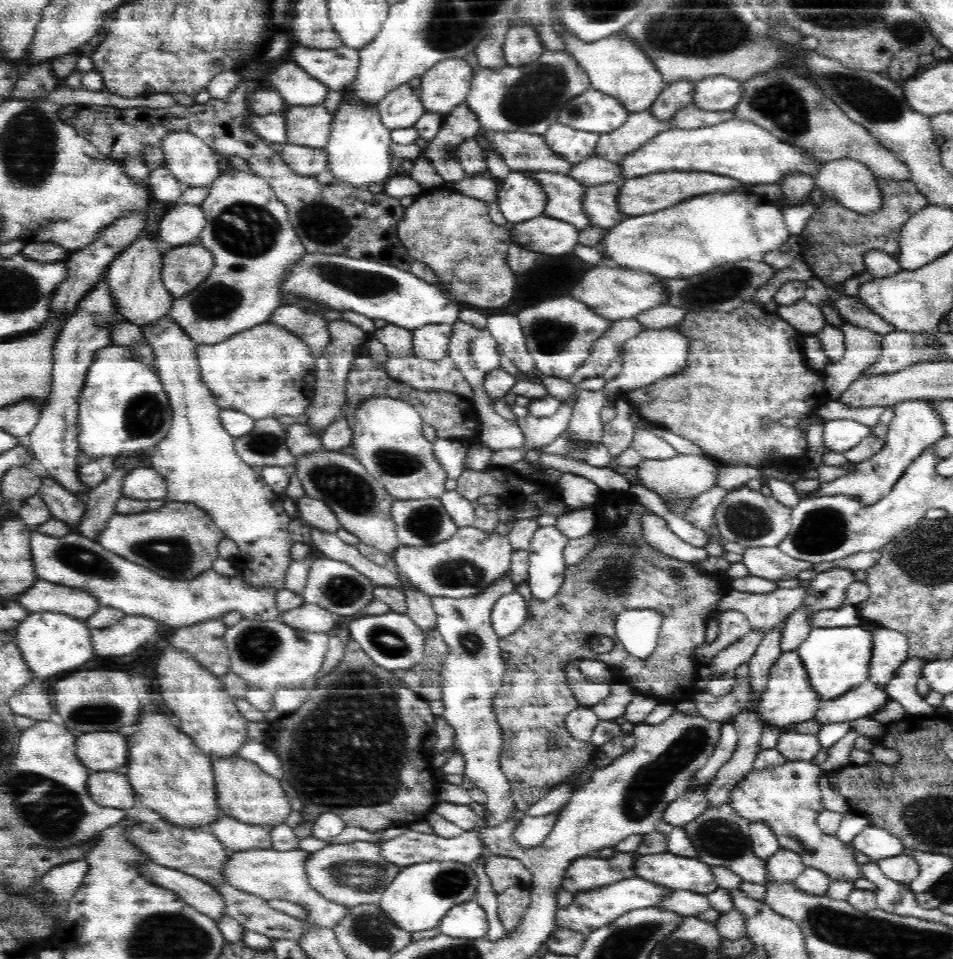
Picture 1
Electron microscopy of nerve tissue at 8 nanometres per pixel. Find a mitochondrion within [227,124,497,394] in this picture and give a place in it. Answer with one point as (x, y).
(371, 287)

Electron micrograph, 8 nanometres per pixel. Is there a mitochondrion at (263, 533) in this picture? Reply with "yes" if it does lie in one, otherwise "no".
no

